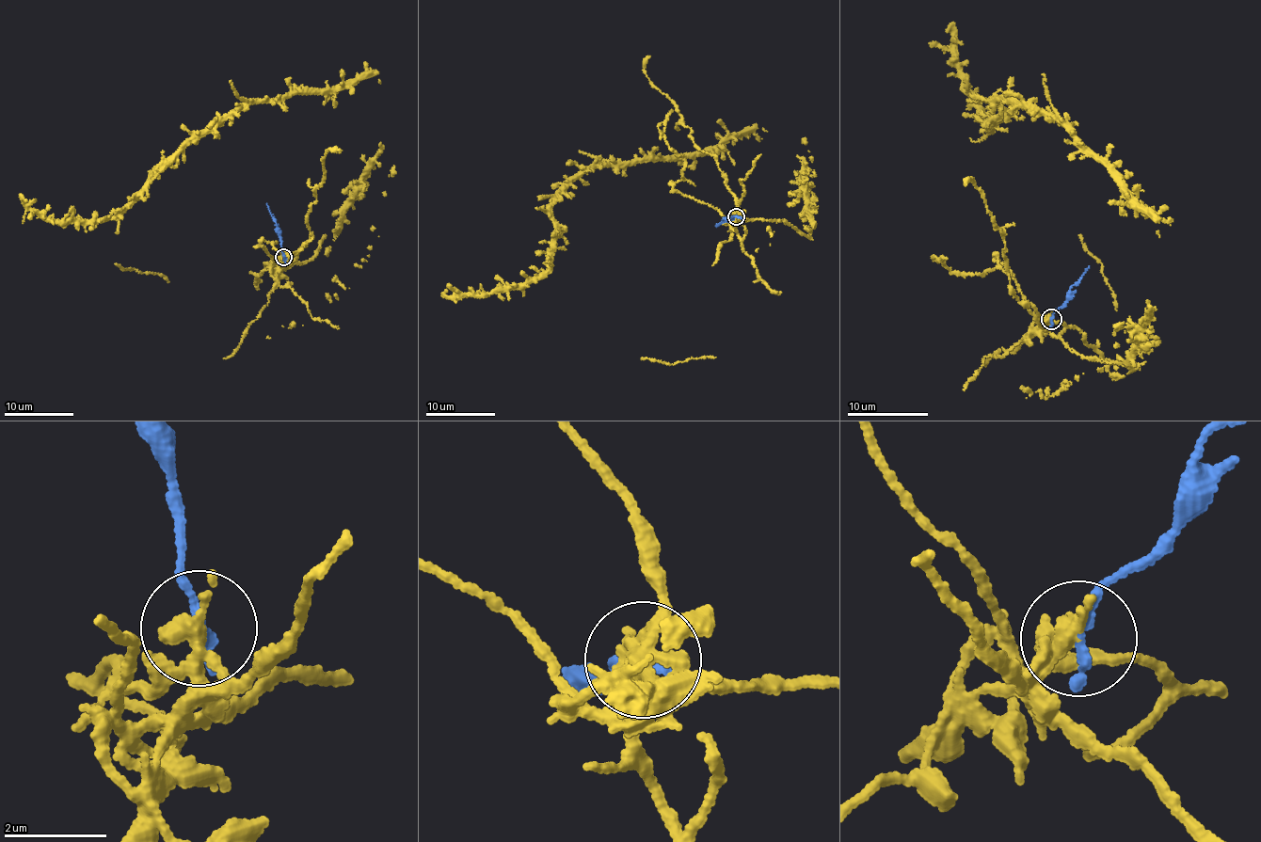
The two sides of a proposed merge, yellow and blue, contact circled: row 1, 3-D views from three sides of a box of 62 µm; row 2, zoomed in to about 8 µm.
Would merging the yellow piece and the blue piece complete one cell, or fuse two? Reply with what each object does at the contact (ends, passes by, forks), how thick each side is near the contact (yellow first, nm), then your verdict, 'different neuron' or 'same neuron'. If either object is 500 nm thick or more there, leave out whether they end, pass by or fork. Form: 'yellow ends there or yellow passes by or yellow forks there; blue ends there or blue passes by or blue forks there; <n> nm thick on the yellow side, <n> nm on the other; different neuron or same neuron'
yellow passes by; blue ends there; 320 nm thick on the yellow side, 200 nm on the other; different neuron

